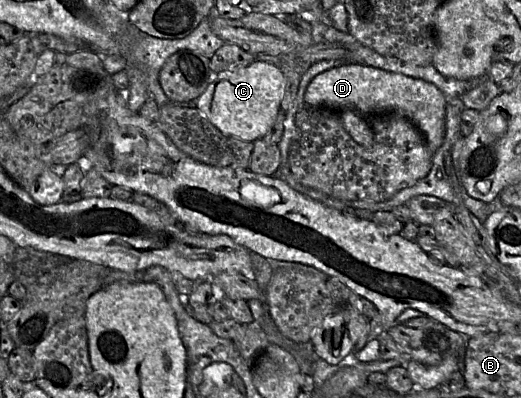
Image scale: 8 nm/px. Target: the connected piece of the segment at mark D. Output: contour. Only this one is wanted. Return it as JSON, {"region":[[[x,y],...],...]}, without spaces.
{"region":[[[347,63],[315,76],[304,94],[304,103],[336,111],[354,112],[364,118],[376,114],[396,113],[404,116],[423,136],[434,154],[442,145],[448,98],[432,83],[393,73],[369,65]]]}

